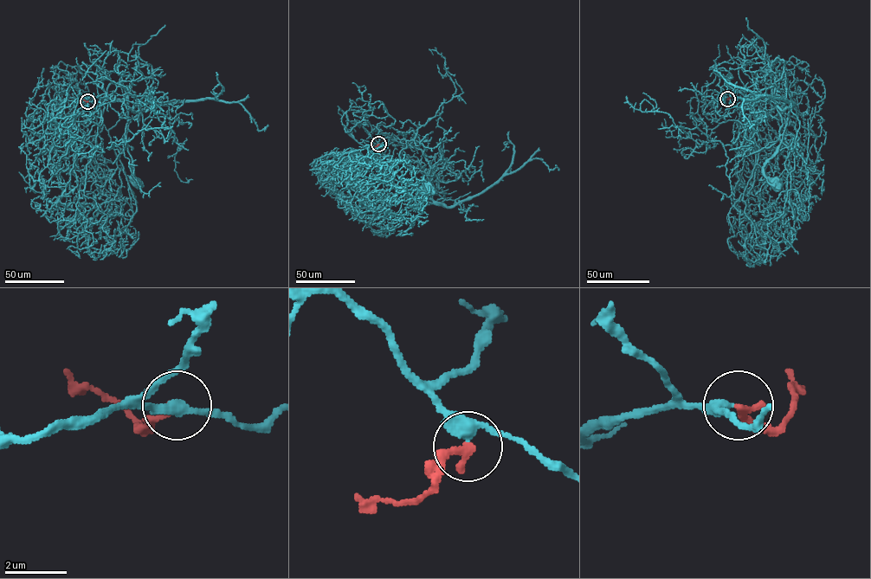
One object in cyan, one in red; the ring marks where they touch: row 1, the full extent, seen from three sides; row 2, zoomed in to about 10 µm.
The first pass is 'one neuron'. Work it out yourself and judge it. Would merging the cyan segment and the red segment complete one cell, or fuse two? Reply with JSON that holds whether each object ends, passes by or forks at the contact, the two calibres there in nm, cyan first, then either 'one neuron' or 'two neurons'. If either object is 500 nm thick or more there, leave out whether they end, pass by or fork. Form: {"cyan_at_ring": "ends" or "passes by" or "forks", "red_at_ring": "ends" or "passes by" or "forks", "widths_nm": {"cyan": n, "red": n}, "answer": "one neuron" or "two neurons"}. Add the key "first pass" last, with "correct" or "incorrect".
{"cyan_at_ring": "passes by", "red_at_ring": "ends", "widths_nm": {"cyan": 340, "red": 280}, "answer": "one neuron", "first pass": "correct"}

